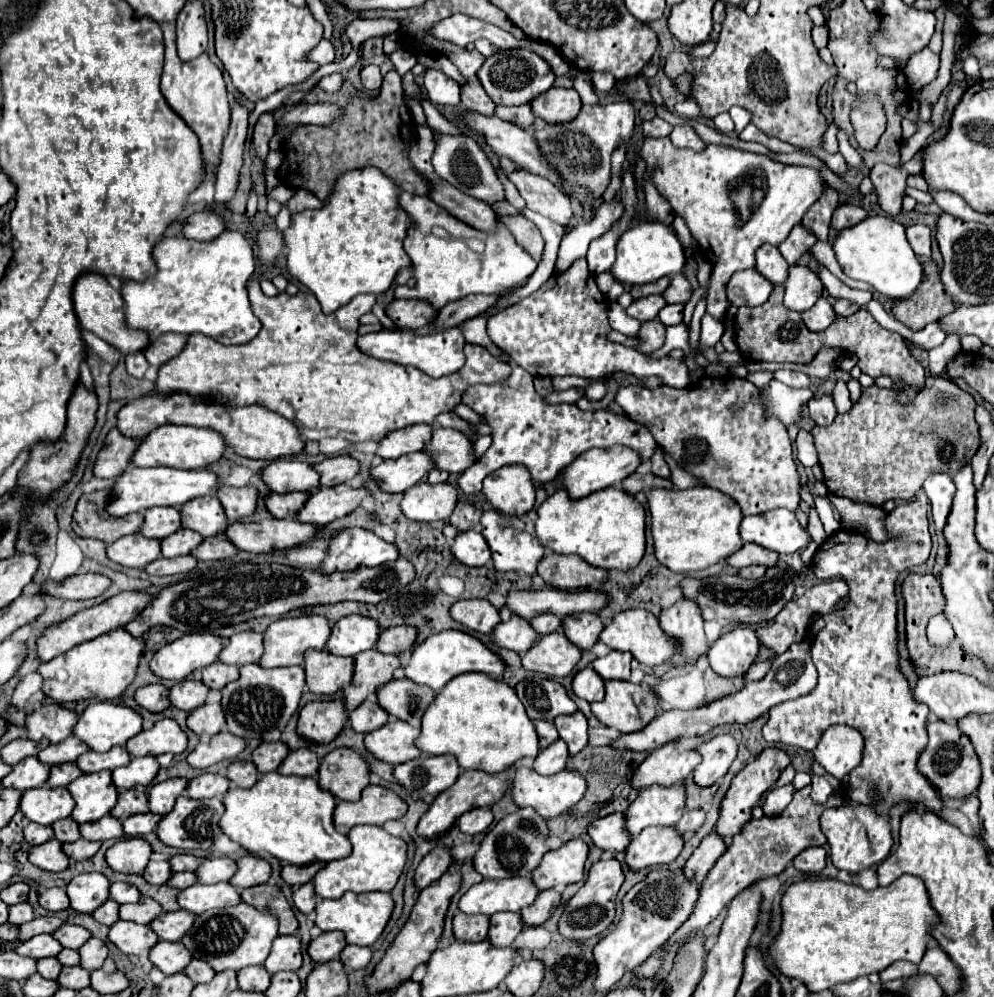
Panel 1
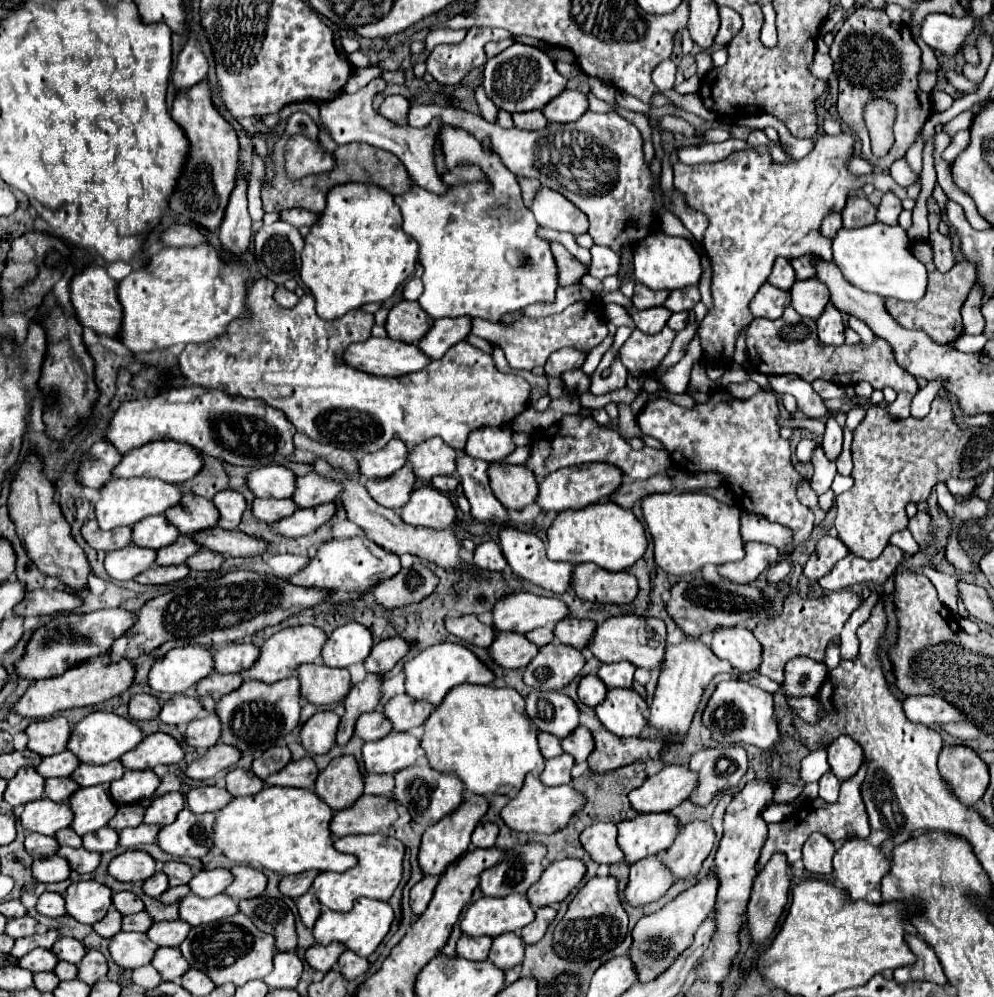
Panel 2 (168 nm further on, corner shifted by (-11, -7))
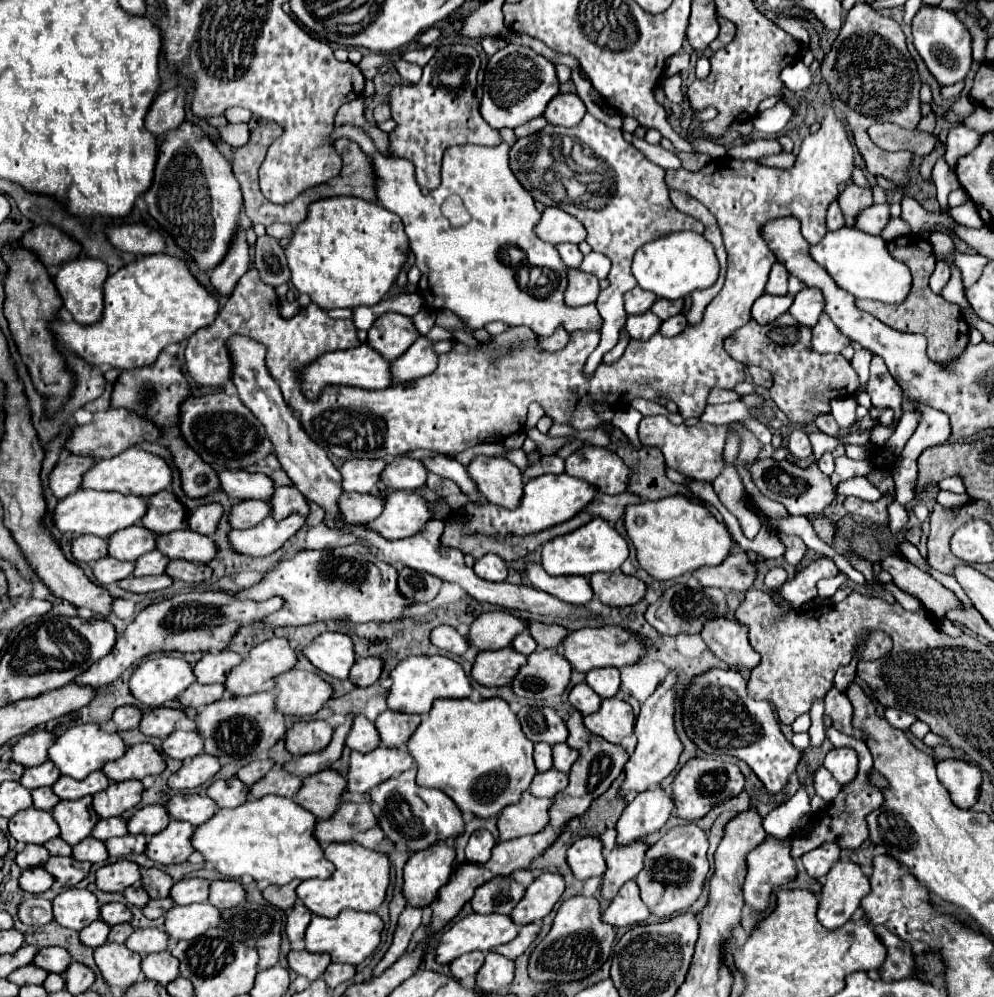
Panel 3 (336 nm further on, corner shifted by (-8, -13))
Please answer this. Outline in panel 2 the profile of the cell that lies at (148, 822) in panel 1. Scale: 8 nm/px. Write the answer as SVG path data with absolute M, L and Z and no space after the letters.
M139 825L139 827L129 827L129 829L123 829L119 833L119 845L131 849L135 845L141 845L141 843L155 843L157 841L157 833L159 833L159 825Z

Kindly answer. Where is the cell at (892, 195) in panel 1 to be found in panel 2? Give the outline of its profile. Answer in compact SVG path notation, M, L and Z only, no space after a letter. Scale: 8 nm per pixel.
M887 191L881 199L881 205L877 209L877 217L881 223L887 223L887 225L897 225L899 223L899 213L903 211L901 207L901 199L893 193L893 191Z

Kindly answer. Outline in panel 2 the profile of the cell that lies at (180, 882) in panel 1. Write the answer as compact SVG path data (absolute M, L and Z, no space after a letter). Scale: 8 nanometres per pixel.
M179 885L179 887L171 887L171 889L167 889L159 899L163 901L163 903L175 903L175 901L181 901L185 895L189 895L191 893L191 889L189 889L189 885Z

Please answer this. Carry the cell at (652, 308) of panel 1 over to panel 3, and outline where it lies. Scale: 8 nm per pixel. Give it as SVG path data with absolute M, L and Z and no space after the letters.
M646 311L642 315L630 315L626 321L626 331L632 339L650 339L654 333L658 333L660 325L662 321L654 313Z

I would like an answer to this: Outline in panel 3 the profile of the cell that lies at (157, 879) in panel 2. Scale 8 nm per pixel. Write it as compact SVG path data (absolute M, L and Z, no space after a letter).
M132 885L132 887L128 887L126 891L124 891L124 897L126 897L126 901L128 903L132 903L132 905L136 905L136 907L144 907L146 903L148 903L148 895L146 895L146 891L142 891L142 885Z

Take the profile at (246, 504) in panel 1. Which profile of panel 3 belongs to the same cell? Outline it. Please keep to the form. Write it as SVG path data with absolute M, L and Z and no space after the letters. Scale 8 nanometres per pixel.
M210 503L210 505L202 505L194 509L186 521L188 521L190 531L212 535L216 531L216 523L220 517L222 517L222 507L218 503Z

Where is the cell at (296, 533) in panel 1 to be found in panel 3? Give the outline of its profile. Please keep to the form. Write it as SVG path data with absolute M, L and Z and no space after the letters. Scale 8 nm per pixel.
M182 529L182 531L158 535L156 537L156 551L166 555L168 559L208 563L216 555L216 545L210 537L198 535L190 529Z

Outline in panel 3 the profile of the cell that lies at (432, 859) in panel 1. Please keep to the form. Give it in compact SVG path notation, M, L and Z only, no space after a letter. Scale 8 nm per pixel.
M406 907L402 911L402 915L398 917L398 925L396 925L396 931L394 931L394 941L390 945L390 949L386 951L386 955L382 957L382 961L374 967L372 971L372 977L376 975L382 975L388 967L392 967L406 951L410 939L412 939L412 933L422 925L422 909L420 907Z

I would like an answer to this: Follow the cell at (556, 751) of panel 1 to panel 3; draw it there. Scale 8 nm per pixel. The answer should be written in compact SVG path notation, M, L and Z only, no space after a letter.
M550 769L550 771L534 775L534 779L530 783L530 793L536 797L554 797L566 785L568 785L568 775Z

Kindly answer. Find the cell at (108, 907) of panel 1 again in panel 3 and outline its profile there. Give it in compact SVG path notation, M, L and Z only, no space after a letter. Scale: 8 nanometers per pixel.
M98 919L98 921L90 923L88 927L84 927L84 929L80 931L80 943L86 945L86 947L96 949L96 947L100 947L100 945L106 943L108 933L110 933L110 927Z

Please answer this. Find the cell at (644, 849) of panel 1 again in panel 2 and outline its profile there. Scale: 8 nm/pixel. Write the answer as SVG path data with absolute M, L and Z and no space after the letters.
M649 855L631 865L625 899L629 905L647 905L657 901L673 885L673 881L673 873L659 861L659 857Z

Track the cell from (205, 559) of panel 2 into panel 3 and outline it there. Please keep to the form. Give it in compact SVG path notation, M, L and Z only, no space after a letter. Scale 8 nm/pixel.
M178 559L178 561L170 561L164 573L172 579L182 579L188 583L200 583L200 581L210 579L212 569L204 563L192 563L192 561L180 561Z

